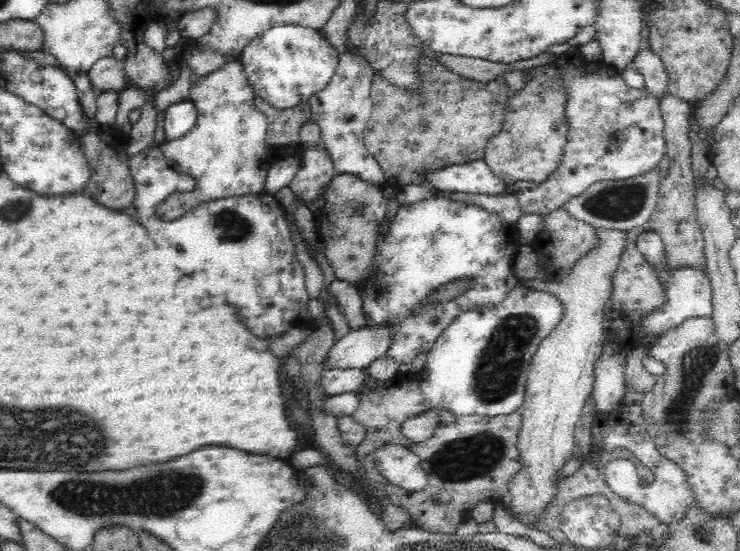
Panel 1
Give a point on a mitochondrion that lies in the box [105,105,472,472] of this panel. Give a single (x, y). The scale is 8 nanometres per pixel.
(230, 227)

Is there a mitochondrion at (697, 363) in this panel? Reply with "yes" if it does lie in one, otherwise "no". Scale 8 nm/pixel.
yes

